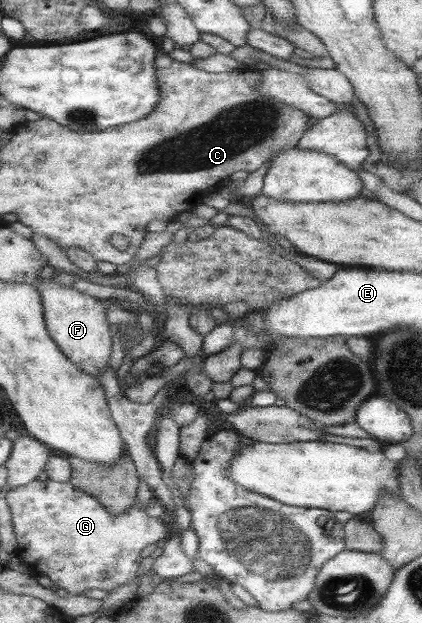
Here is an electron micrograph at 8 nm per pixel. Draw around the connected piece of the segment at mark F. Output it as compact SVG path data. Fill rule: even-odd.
M51 279L35 283L40 291L42 314L48 336L60 349L60 353L74 366L98 380L105 369L112 346L110 324L105 319L105 308L98 299L78 292L75 288L56 284Z

